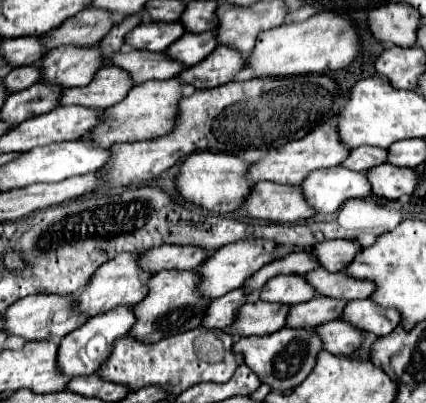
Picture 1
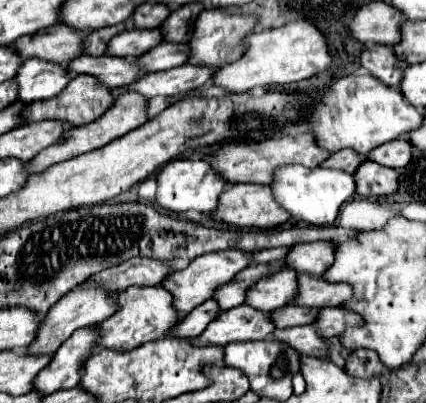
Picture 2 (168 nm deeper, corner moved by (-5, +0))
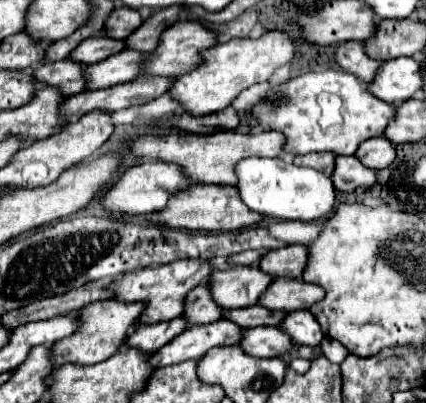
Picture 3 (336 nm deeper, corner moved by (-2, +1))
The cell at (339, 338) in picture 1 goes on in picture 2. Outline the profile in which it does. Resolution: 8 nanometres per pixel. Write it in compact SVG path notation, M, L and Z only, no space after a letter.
M314 325L304 327L292 327L292 329L276 329L274 337L278 341L288 343L292 349L296 349L300 355L312 355L312 357L328 357L328 341L320 337L318 329Z

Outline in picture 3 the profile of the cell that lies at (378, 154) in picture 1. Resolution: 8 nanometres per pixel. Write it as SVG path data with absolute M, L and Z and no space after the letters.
M311 152L311 154L305 154L305 156L295 156L293 164L315 168L319 172L325 172L325 176L331 176L333 168L335 168L335 154L331 154L331 152L323 152L323 154Z

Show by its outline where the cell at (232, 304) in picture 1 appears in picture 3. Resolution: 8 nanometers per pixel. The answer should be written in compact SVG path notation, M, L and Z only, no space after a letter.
M173 318L169 322L159 322L159 324L141 324L133 330L133 336L129 336L129 340L125 342L127 348L137 348L141 352L149 352L155 354L163 344L167 344L169 340L173 340L177 334L181 334L187 328L185 320Z

